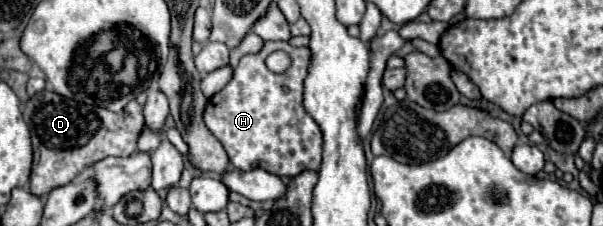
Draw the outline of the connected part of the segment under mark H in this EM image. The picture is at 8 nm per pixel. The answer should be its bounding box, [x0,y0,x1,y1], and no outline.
[204,42,322,178]

